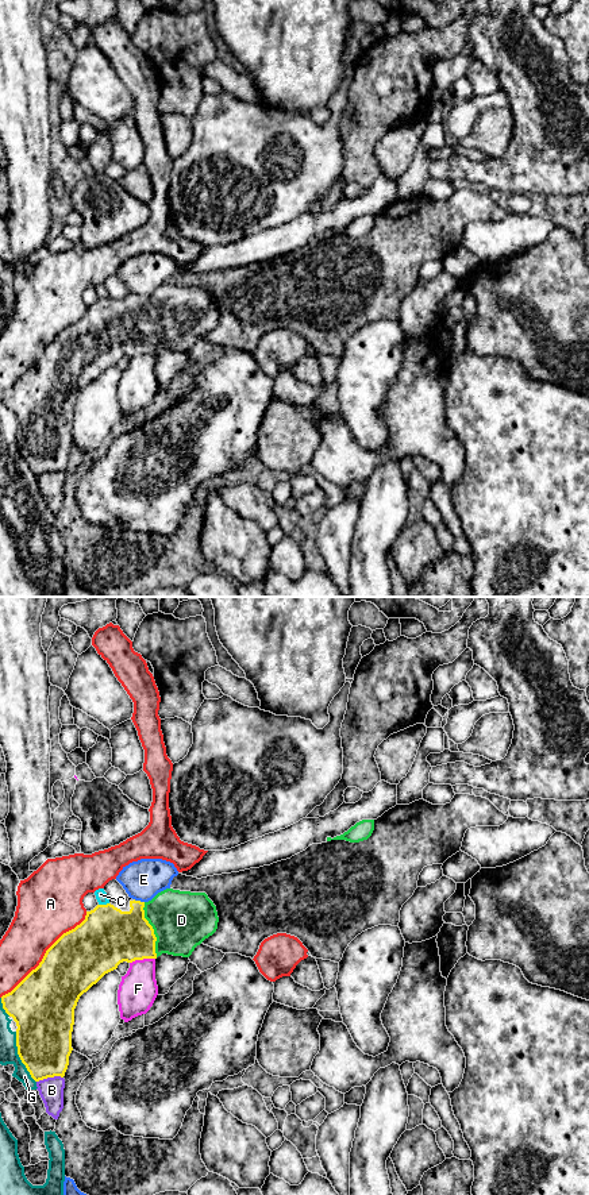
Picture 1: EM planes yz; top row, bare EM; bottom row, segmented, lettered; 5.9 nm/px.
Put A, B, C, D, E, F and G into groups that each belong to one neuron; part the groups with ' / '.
A / B / C / D / E / F / G

